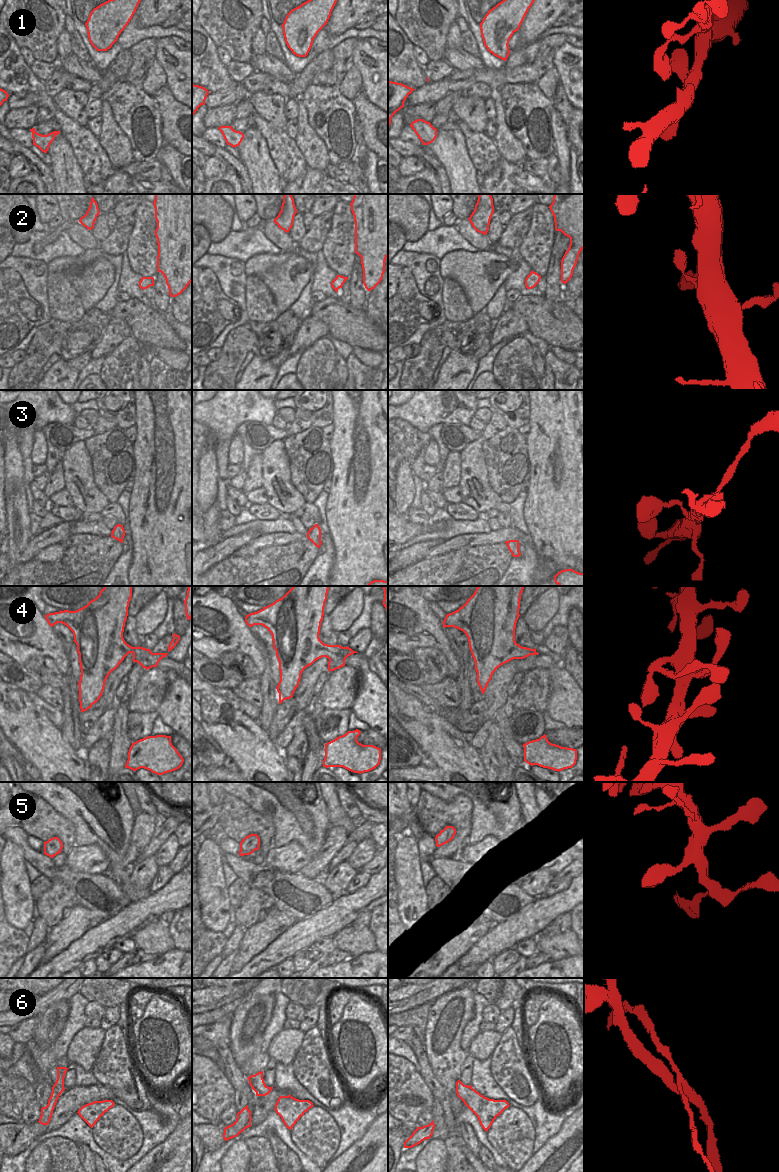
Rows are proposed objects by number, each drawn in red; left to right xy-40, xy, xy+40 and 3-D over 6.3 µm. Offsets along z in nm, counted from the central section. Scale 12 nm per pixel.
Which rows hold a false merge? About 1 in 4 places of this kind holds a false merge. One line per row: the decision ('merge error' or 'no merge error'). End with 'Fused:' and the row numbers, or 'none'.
1: no merge error
2: no merge error
3: no merge error
4: no merge error
5: no merge error
6: merge error
Fused: 6

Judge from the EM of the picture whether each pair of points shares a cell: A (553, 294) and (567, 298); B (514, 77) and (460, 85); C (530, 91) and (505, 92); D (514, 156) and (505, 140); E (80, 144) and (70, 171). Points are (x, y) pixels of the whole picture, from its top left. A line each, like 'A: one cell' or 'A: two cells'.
A: two cells
B: one cell
C: one cell
D: one cell
E: two cells

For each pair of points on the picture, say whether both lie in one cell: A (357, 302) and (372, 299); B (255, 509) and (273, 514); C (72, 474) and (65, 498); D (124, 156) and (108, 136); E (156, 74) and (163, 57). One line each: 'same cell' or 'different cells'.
A: different cells
B: same cell
C: different cells
D: same cell
E: different cells

